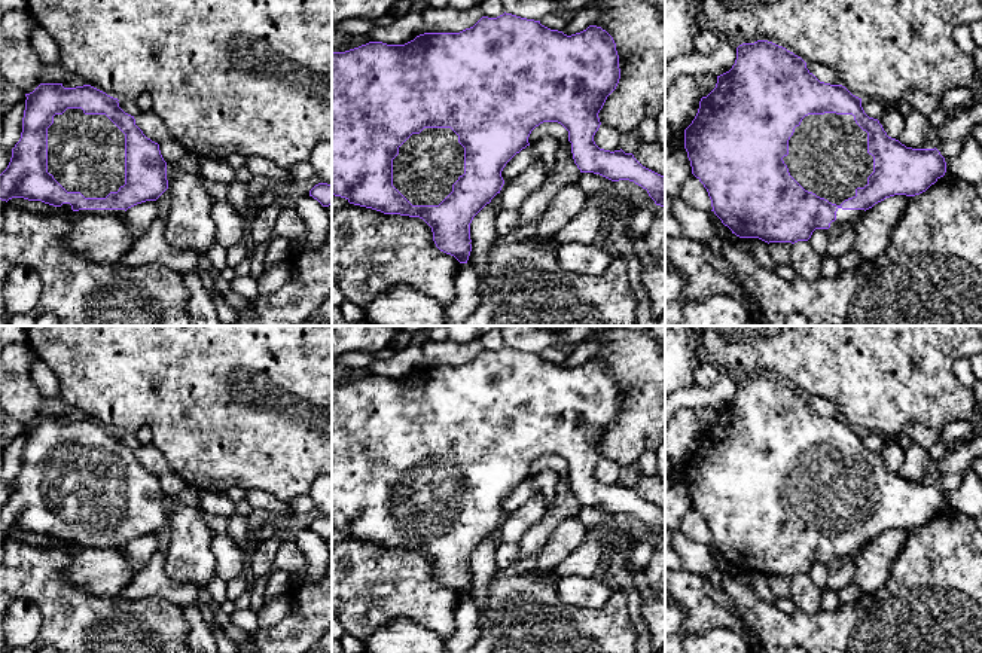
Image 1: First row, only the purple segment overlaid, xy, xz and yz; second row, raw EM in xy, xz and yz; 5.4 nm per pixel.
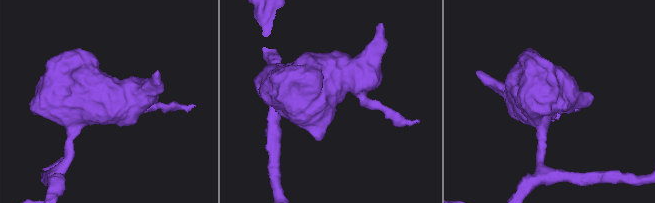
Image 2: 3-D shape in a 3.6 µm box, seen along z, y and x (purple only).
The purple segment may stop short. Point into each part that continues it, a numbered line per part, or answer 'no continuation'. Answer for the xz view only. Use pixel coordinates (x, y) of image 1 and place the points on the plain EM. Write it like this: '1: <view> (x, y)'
1: xz (427, 499)

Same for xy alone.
1: xy (85, 485)

